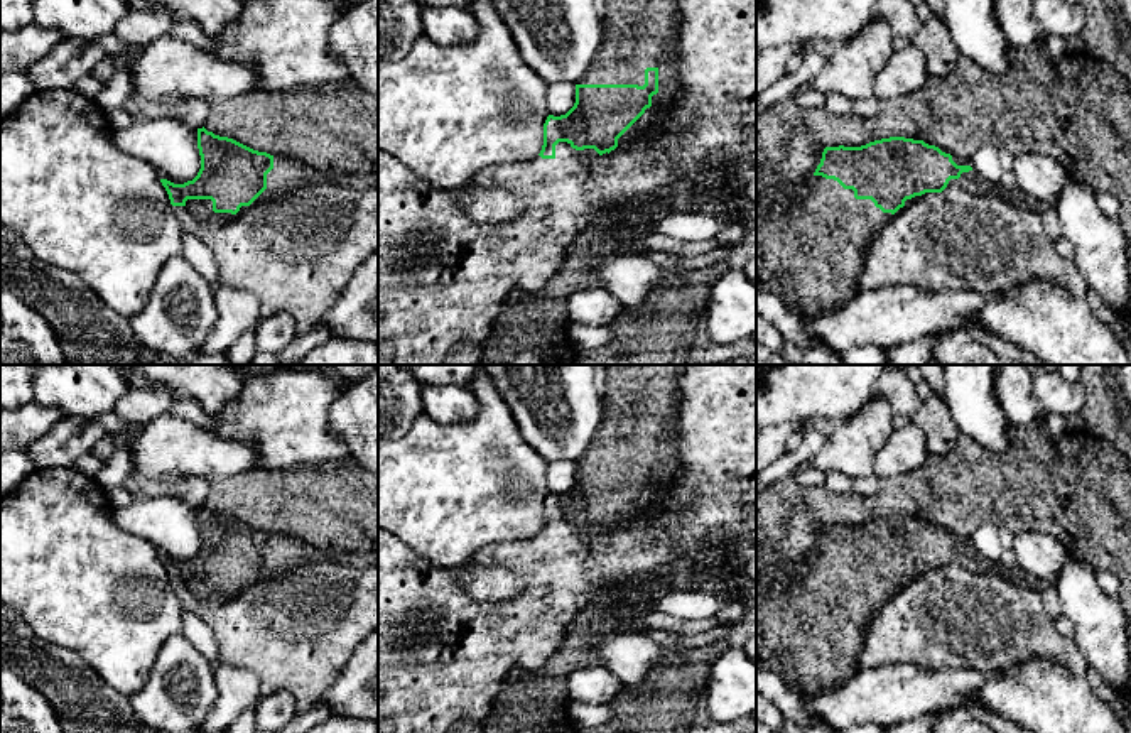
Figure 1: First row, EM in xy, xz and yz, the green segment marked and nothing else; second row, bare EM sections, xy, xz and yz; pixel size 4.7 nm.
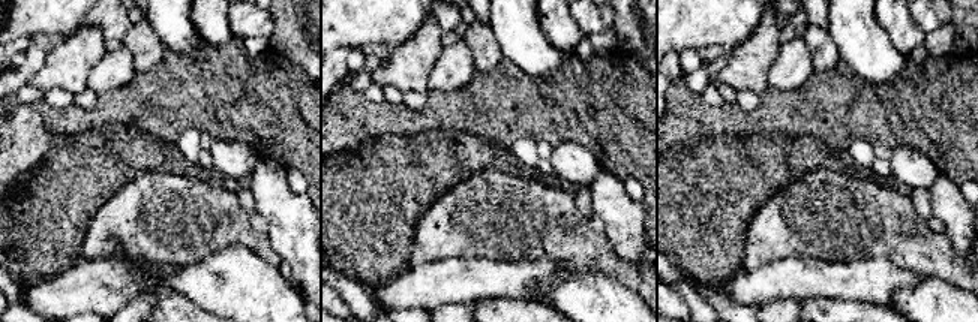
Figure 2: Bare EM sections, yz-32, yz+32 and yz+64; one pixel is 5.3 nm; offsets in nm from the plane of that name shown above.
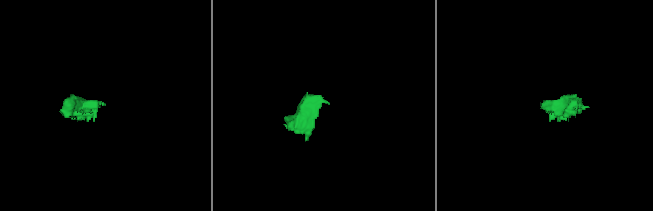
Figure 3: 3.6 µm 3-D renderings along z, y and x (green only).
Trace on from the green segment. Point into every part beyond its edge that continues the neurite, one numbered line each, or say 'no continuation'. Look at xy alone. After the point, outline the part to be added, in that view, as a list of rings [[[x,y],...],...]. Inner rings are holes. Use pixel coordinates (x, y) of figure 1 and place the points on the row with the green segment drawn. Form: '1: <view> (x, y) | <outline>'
1: xy (203, 208) | [[[187,199],[186,206],[194,213],[196,218],[208,223],[221,223],[231,220],[231,213],[214,213],[211,199]]]

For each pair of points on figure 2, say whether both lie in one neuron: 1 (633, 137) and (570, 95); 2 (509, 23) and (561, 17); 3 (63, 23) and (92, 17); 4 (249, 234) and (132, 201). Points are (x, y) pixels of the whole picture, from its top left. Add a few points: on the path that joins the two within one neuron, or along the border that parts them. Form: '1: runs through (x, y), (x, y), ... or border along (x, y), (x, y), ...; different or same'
1: runs through (618, 122), (599, 104), (585, 102); same
2: border along (536, 15), (546, 38), (558, 48); different
3: border along (86, 15), (81, 24); different
4: runs through (221, 222), (218, 219), (161, 217); same

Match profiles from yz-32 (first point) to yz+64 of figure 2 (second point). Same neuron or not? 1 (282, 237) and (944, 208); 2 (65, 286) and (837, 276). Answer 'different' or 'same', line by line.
1: same
2: same

